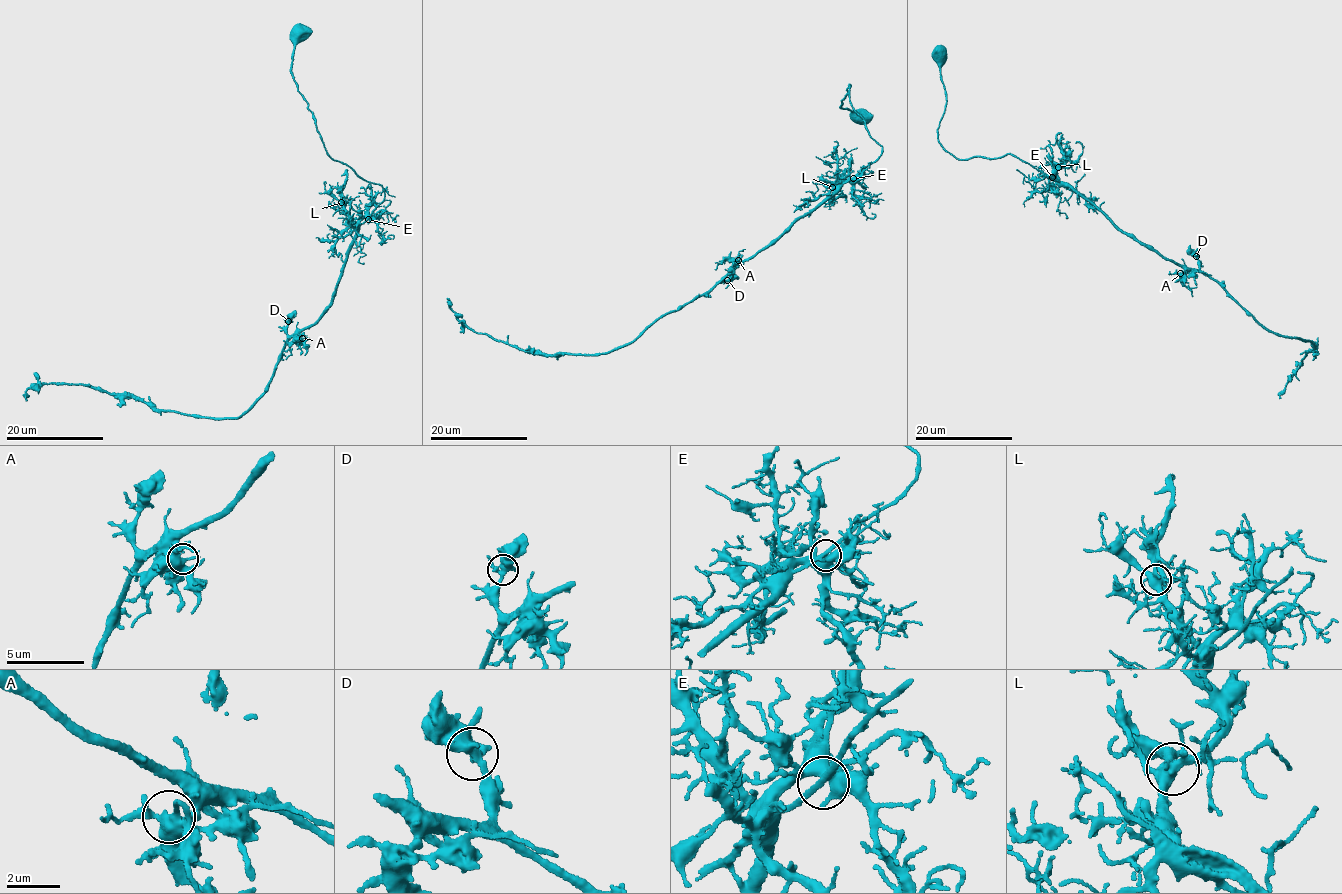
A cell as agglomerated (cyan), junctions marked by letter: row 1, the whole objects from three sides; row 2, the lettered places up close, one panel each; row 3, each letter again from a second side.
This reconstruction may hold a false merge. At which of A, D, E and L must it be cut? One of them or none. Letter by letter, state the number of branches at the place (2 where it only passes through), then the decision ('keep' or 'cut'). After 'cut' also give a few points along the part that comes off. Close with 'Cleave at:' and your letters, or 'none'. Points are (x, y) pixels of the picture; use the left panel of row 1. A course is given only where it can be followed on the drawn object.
A: branches 5; keep
D: branches 4; keep
E: branches 5; keep
L: branches 5; keep
Cleave at: none

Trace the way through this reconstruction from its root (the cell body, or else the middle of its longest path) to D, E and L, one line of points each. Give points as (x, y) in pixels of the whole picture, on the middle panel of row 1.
D: (858, 116), (839, 106), (848, 84), (851, 106), (881, 147), (880, 157), (737, 264), (727, 280)
E: (858, 116), (839, 106), (848, 84), (851, 106), (863, 120), (869, 137), (882, 150), (880, 157), (853, 178)
L: (858, 116), (839, 106), (848, 84), (851, 106), (882, 153), (853, 178), (837, 181), (832, 187)

